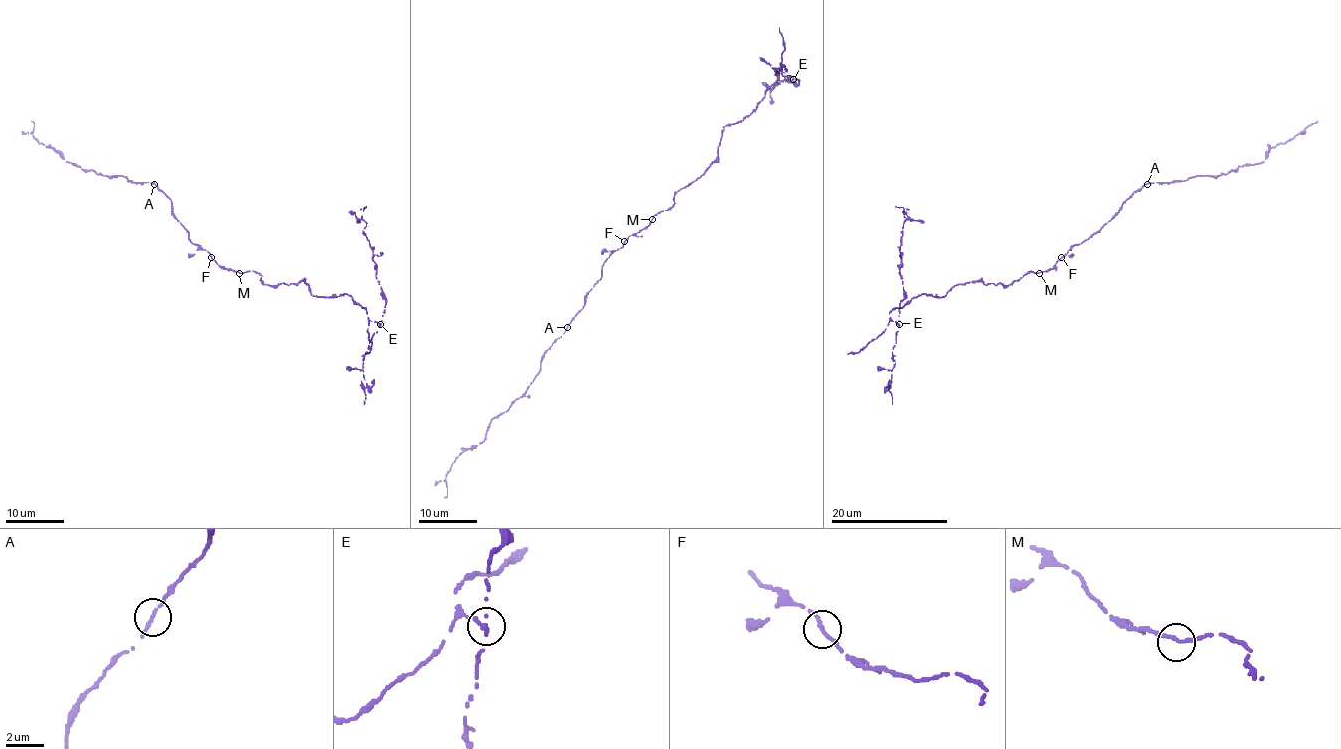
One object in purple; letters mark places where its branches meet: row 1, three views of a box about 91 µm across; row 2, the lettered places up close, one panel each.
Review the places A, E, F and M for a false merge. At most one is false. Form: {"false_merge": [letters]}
{"false_merge": ["E"]}

